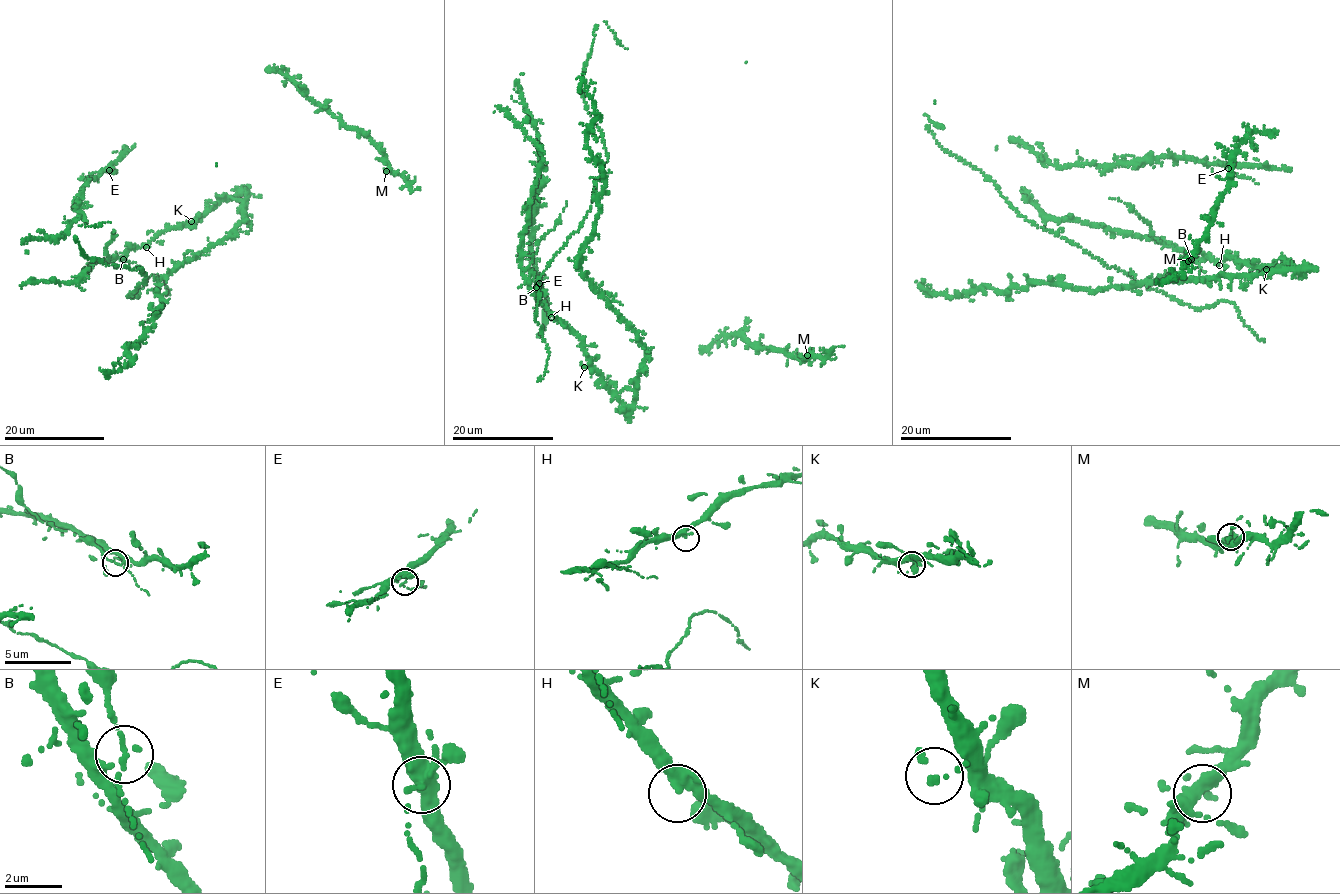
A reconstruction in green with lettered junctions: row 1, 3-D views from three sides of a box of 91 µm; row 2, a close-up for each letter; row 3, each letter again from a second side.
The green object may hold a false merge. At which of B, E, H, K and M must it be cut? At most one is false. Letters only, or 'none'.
B

